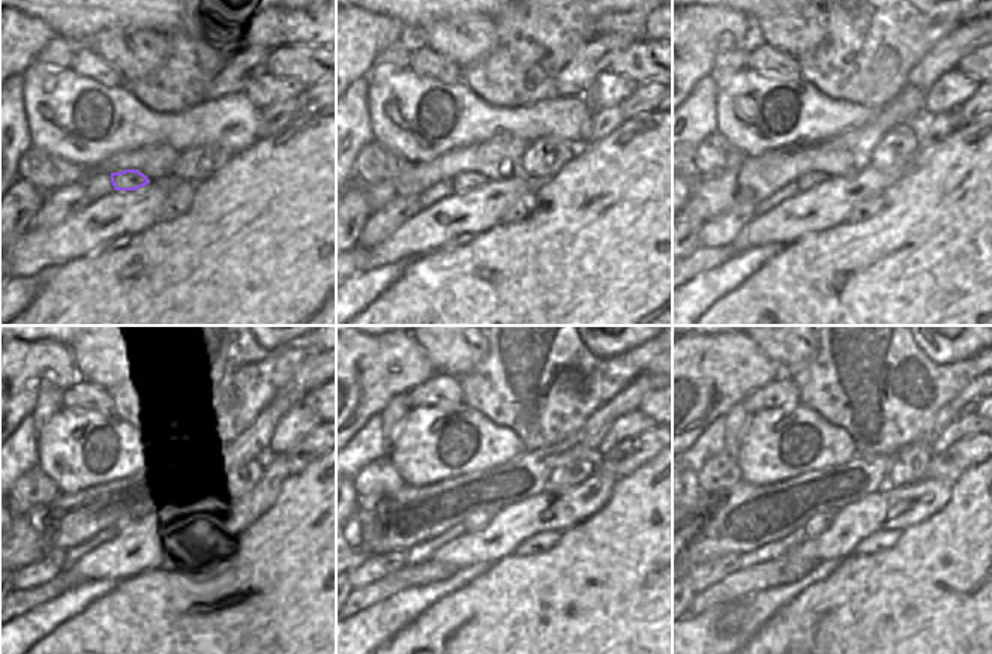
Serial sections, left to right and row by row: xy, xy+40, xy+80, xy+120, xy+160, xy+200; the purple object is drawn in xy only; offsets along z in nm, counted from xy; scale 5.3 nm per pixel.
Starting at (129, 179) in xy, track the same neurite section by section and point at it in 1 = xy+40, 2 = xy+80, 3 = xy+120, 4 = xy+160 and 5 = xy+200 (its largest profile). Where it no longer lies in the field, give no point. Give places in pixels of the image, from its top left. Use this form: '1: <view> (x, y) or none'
1: xy+40 (462, 182)
2: xy+80 (808, 180)
3: xy+120 (137, 518)
4: xy+160 (477, 521)
5: xy+200 (818, 524)

